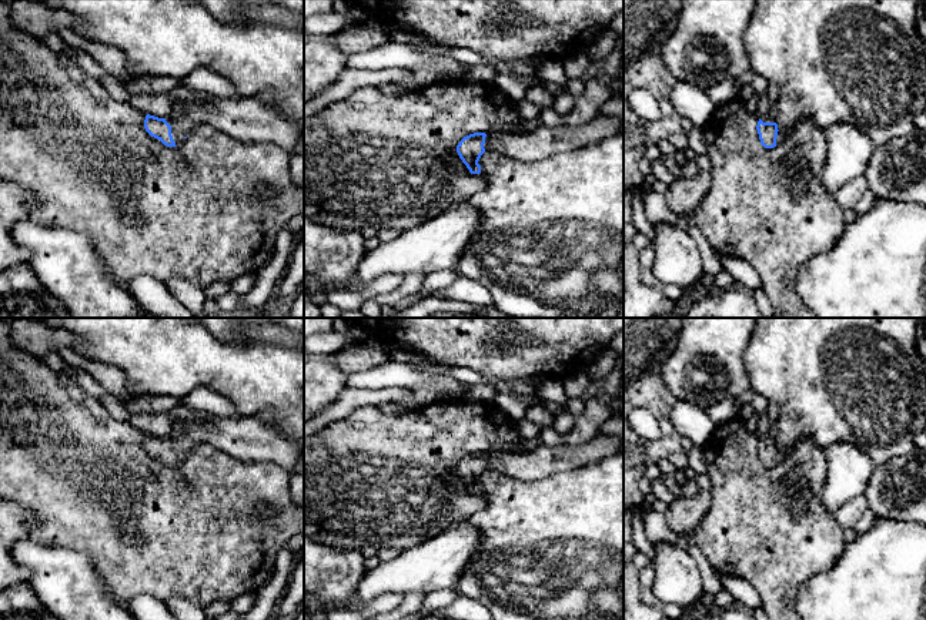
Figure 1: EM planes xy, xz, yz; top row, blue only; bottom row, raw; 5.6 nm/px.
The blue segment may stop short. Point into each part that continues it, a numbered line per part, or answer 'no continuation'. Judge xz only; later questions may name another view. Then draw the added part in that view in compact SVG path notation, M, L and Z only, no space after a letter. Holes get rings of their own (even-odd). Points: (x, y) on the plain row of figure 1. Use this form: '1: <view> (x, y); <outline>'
1: xz (541, 462); M599 433L579 446L538 446L521 453L487 453L484 467L518 480L539 480L559 472L594 465L619 453L622 446L622 436Z

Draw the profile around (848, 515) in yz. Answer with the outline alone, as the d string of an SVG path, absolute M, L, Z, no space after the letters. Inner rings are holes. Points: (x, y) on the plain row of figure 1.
M859 495L843 505L835 516L843 529L853 527L868 507L866 496Z

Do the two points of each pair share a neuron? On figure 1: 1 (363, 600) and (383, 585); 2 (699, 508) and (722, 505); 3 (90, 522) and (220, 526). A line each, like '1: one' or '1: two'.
1: one
2: two
3: one

